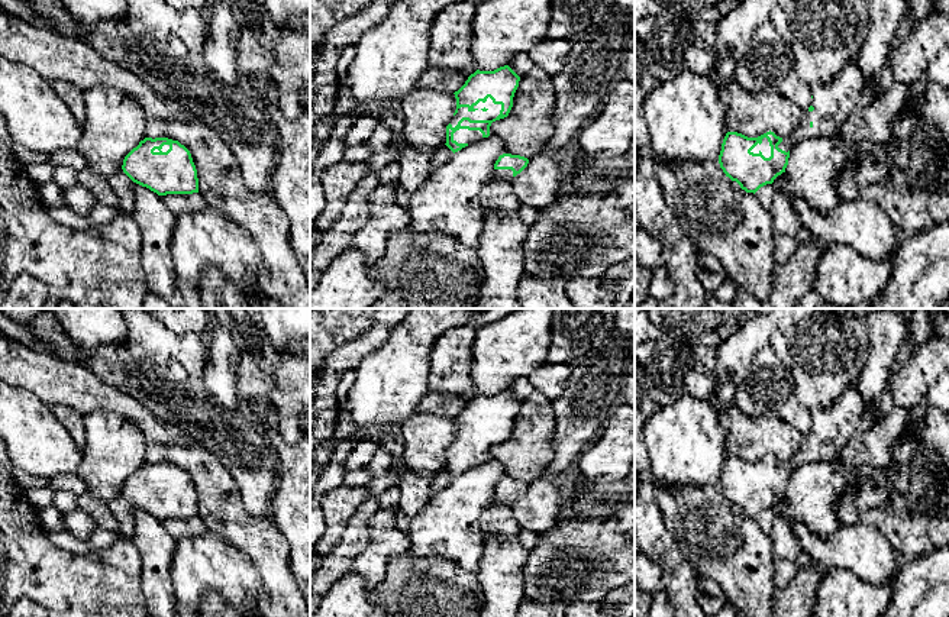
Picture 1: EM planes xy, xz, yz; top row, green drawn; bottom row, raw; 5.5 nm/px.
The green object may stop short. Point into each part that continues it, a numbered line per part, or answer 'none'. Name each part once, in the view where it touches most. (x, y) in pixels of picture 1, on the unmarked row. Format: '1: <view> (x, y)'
1: xz (493, 436)

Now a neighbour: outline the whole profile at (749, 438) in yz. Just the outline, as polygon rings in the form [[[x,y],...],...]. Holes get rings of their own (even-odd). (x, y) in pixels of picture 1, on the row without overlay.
[[[737,406],[726,413],[719,411],[719,423],[726,456],[737,456],[748,462],[758,462],[769,455],[785,462],[800,449],[804,437],[781,419],[748,416]]]

